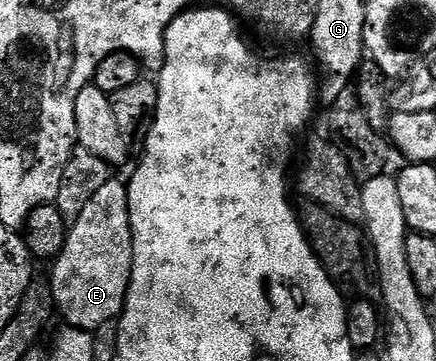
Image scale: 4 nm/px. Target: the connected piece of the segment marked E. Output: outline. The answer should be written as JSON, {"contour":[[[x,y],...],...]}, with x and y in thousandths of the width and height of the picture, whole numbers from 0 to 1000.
{"contour":[[[257,493],[248,504],[239,504],[239,515],[229,515],[229,526],[220,526],[220,537],[211,537],[211,548],[202,548],[202,560],[193,571],[193,582],[183,582],[183,593],[158,623],[151,668],[142,684],[142,701],[122,723],[124,756],[110,767],[115,801],[124,809],[124,848],[135,878],[144,875],[149,895],[163,909],[195,909],[200,914],[218,914],[239,892],[250,886],[271,886],[280,870],[280,853],[289,845],[289,806],[298,789],[298,751],[303,748],[303,637],[298,634],[298,584],[294,582],[294,543],[289,537],[289,510],[271,501],[271,493]]]}

